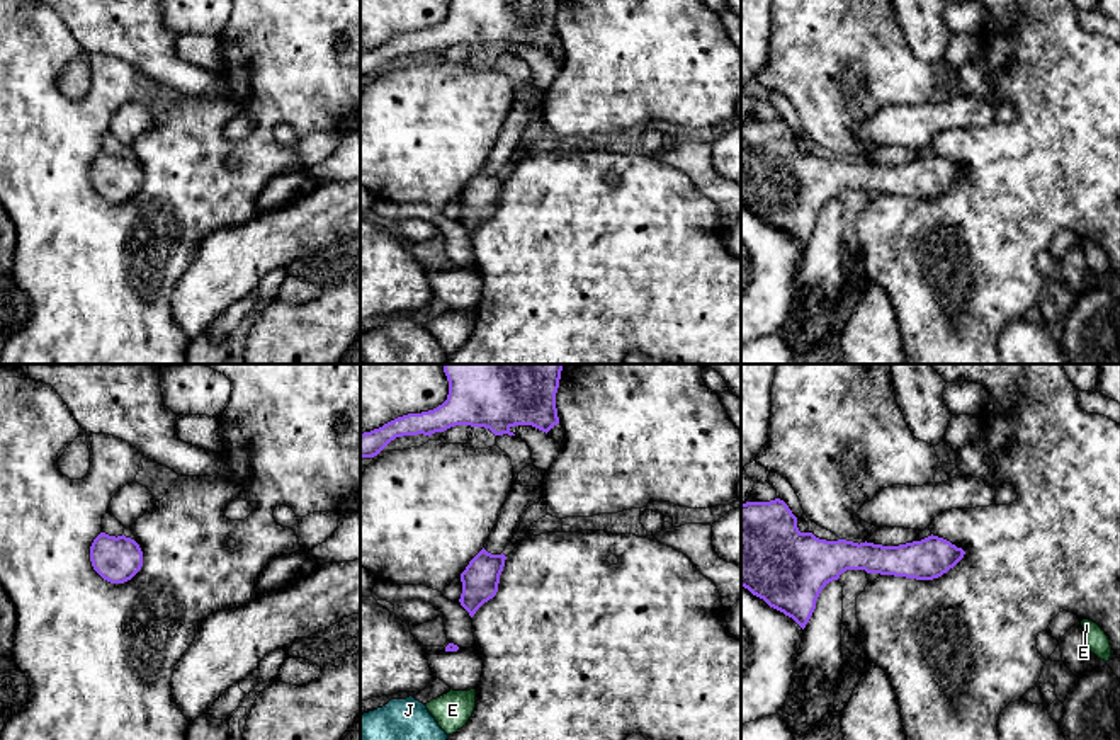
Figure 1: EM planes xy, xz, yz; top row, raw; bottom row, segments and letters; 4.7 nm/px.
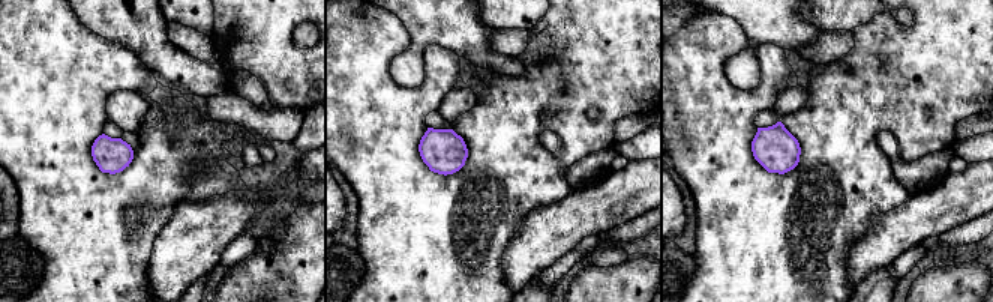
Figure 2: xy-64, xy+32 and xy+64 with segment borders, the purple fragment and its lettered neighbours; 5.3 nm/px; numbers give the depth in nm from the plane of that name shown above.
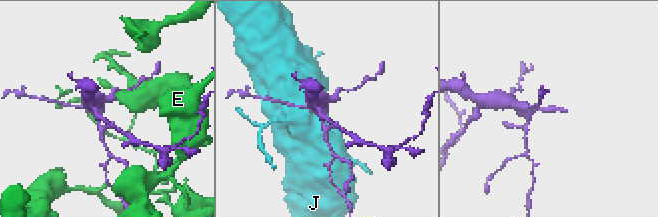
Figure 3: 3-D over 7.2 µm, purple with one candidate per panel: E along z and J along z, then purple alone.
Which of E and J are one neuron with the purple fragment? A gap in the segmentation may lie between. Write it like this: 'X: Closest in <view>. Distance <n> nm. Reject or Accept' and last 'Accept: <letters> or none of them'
E: Closest in xz. Distance 180 nm. Reject
J: Closest in xz. Distance 260 nm. Accept
Accept: J

